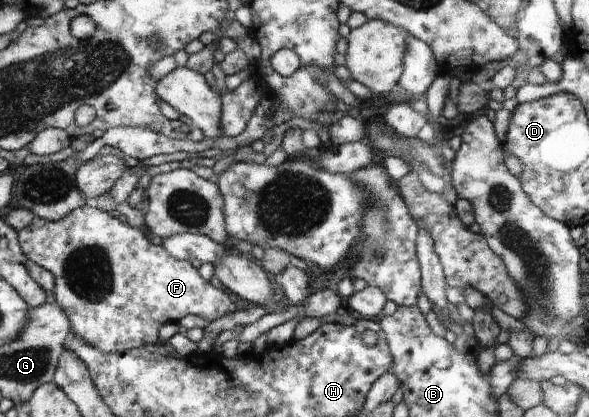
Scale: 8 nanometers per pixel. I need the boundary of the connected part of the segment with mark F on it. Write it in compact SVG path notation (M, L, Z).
M90 204L76 209L62 221L38 216L30 227L19 231L19 237L31 261L46 267L56 276L56 301L70 317L73 334L86 339L104 353L126 353L155 343L162 325L179 322L188 315L202 317L207 324L236 311L230 295L204 281L191 261L176 259L164 246L152 245L140 229L120 222L117 214Z

